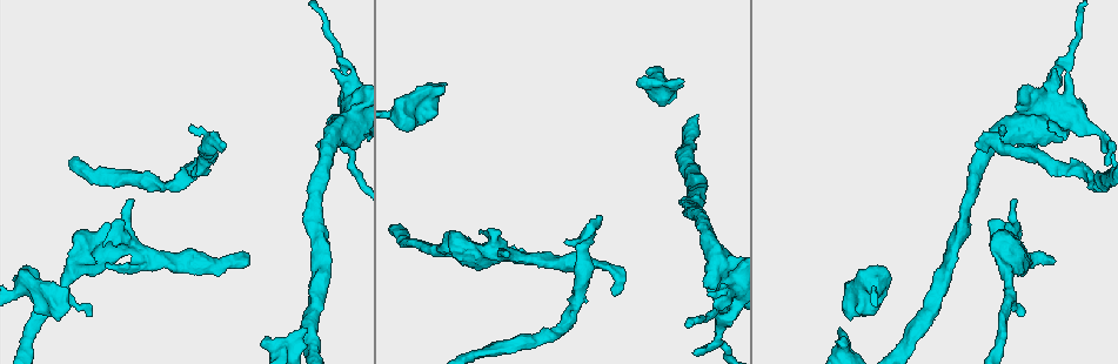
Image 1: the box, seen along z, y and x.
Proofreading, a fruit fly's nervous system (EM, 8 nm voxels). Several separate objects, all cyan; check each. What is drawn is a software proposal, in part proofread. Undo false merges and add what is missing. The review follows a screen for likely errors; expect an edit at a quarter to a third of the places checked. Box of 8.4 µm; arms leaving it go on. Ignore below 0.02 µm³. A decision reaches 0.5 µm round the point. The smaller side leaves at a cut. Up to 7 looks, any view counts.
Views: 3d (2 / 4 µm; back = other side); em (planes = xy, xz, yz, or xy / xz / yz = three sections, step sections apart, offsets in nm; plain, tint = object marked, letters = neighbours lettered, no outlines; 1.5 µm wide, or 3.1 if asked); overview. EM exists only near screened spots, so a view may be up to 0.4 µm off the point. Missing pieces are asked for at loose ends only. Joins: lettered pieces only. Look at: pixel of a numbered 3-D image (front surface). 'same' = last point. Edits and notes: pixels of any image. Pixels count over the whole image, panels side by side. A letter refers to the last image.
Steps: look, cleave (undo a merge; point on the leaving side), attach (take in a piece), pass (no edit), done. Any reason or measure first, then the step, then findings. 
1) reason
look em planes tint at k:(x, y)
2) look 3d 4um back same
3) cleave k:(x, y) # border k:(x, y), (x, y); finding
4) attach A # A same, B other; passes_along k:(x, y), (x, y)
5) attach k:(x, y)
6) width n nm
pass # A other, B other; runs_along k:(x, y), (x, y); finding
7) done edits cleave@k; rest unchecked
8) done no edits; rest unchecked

branch stops here
look em xz step 4 letters at 1:(840, 329)

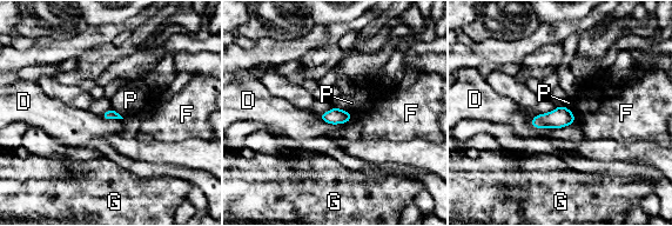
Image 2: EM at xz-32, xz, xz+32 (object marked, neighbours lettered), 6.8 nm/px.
pass # D other, F other, G other, P other; border 2:(529, 123), (533, 127), (552, 128); no lettered piece goes on from it

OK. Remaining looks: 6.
end of a long branch
look 3d 4um at 1:(1054, 262)

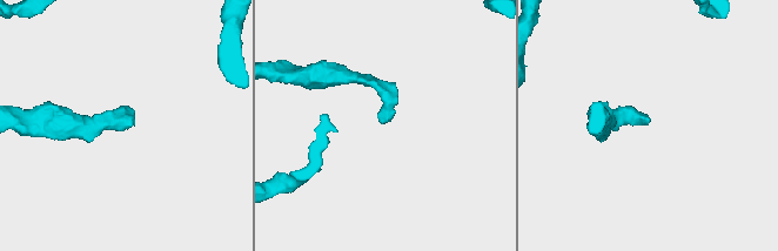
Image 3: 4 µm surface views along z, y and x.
shape alone is not enough
look em planes plain at 3:(383, 120)

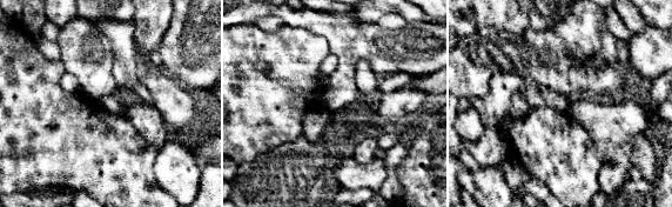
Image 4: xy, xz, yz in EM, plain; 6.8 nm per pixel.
see the neighbours
look em planes letters same

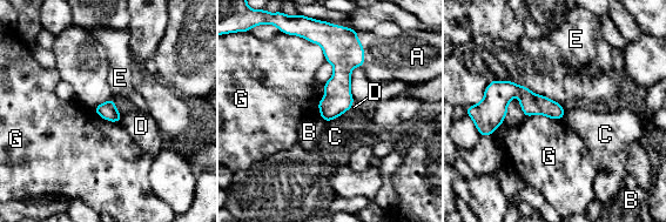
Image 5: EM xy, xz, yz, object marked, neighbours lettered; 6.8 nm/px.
attach 5:(389, 51) # A same, B other, C other, D other, E other, G other; the neuron continues

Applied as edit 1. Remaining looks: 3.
see it whole again
look overview

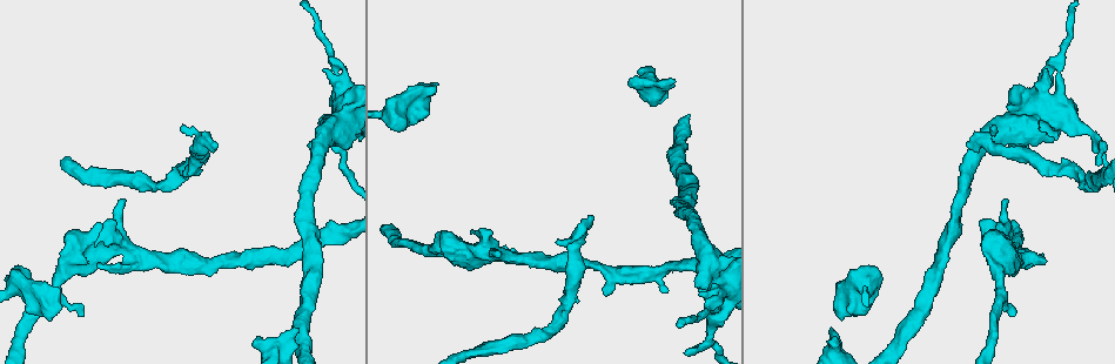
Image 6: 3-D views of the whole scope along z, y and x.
branch stops here
look em planes letters at 6:(121, 201)

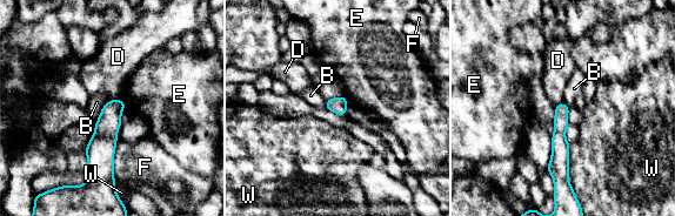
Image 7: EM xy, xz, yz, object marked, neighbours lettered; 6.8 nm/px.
pass # B other, D other, E other, F other, W other; runs_along 7:(119, 102), (105, 132), (106, 177); no lettered piece goes on from it

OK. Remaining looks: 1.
done edits attach@5; rest unchecked

